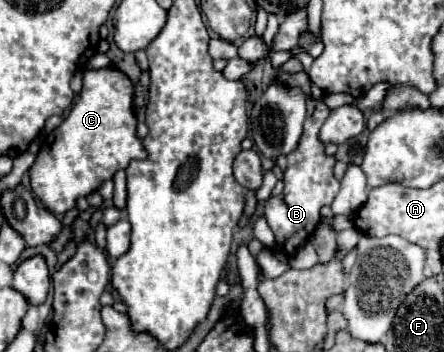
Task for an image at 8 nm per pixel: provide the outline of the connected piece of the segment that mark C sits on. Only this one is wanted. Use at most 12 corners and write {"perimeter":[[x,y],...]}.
{"perimeter":[[85,71],[29,167],[47,211],[73,209],[131,159],[135,87]]}

